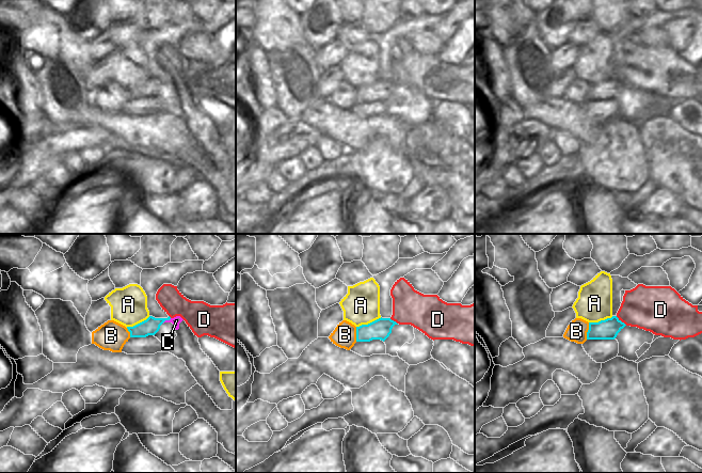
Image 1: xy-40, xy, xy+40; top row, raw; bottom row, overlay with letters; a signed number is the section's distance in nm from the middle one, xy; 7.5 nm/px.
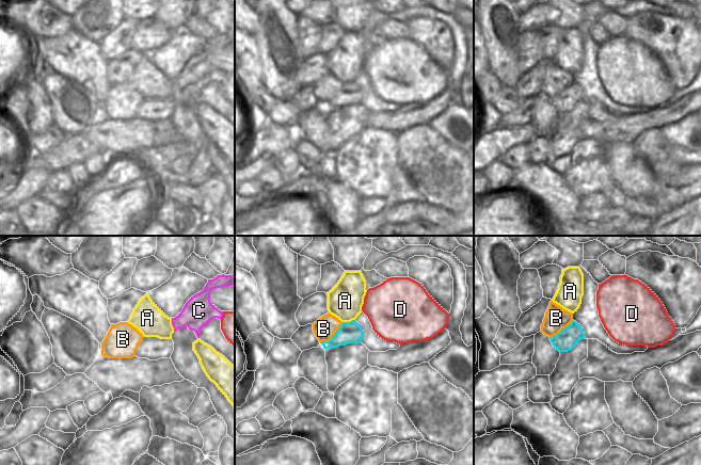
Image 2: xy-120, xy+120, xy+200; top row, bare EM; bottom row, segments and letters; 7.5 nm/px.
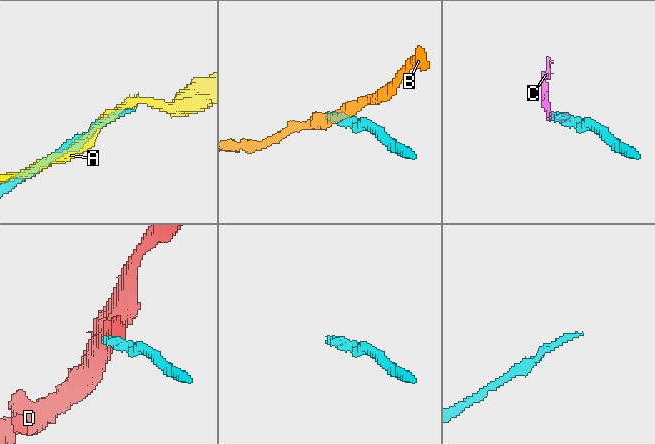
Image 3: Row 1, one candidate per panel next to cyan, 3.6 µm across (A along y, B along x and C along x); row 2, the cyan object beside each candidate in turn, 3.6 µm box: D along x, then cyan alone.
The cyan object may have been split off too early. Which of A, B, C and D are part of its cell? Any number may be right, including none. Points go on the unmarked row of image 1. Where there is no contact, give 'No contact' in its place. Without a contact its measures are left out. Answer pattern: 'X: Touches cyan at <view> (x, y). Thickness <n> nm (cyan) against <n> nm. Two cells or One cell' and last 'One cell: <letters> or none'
A: Touches cyan at xy (368, 84). Thickness 160 nm (cyan) against 280 nm. Two cells
B: Touches cyan at xy+40 (588, 92). Thickness 160 nm (cyan) against 160 nm. Two cells
C: Touches cyan at xy-40 (166, 80). Thickness 130 nm (cyan) against 70 nm. One cell
D: Touches cyan at xy+40 (620, 81). Thickness 160 nm (cyan) against 340 nm. Two cells
One cell: C.

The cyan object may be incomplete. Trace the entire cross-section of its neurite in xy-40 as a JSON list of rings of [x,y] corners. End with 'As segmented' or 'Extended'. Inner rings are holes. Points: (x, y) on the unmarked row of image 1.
[[[149,77],[146,81],[133,88],[127,88],[127,90],[130,93],[130,98],[146,98],[148,96],[155,96],[159,92],[160,86],[164,83],[172,83],[175,86],[175,90],[178,91],[179,84],[182,81],[184,80],[180,77],[174,79],[171,79],[170,77],[167,79],[155,79]]]. Extended.

